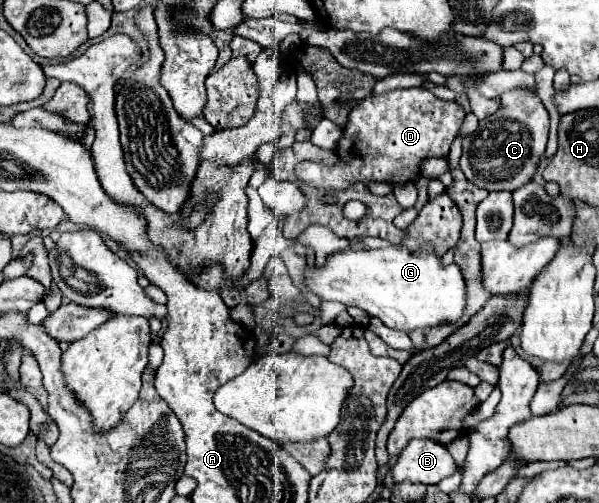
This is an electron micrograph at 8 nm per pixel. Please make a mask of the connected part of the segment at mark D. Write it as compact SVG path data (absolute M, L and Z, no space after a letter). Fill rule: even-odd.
M423 87L389 91L377 97L369 95L349 113L349 123L337 147L341 163L335 167L297 167L297 175L309 185L325 189L345 189L353 181L367 183L369 179L395 185L413 181L419 175L419 163L423 159L449 155L463 117L463 107L455 101L443 101Z

